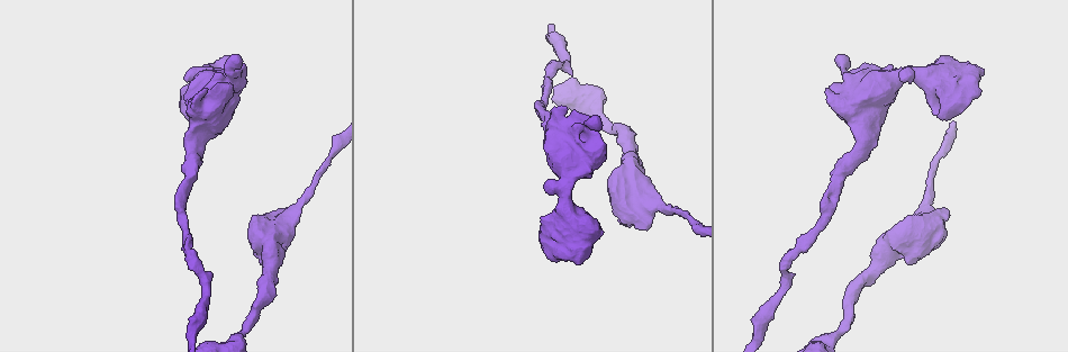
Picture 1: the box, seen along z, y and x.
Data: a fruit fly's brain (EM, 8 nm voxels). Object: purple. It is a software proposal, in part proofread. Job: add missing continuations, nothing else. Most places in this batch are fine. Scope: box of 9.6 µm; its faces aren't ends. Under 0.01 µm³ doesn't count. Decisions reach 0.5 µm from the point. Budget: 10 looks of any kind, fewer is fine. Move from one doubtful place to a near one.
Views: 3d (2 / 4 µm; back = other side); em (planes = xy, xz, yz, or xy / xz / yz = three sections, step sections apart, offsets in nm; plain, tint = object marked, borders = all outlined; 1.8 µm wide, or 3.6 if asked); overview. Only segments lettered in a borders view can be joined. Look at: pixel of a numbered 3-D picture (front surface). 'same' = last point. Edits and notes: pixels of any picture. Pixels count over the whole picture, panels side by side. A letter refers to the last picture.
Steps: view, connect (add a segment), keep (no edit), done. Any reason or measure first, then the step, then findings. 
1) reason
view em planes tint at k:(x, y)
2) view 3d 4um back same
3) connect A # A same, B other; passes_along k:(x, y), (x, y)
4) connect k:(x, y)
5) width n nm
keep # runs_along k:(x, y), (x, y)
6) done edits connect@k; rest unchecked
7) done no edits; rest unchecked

thick end
view em planes tint at 1:(237, 54)

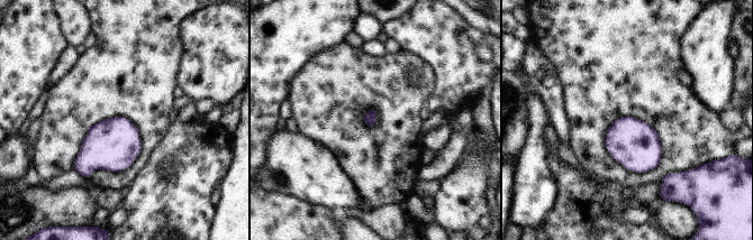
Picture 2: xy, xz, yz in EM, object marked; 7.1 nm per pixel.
what lies round it
view em planes borders same

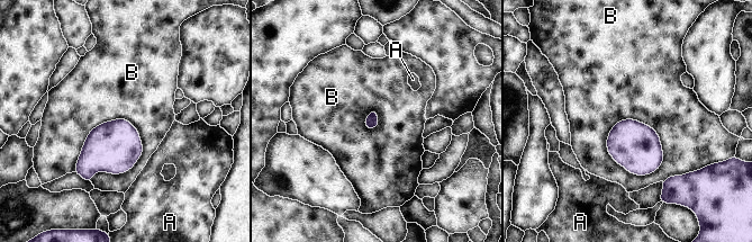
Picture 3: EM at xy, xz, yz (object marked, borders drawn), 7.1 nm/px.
keep # A other, B other; border 3:(136, 127), (98, 124), (73, 171); no lettered segment goes on from it

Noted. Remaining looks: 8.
view 3d 4um at 1:(936, 214)

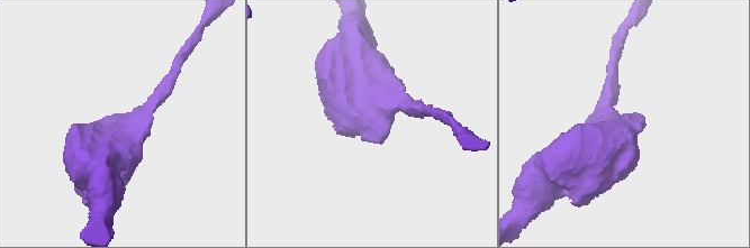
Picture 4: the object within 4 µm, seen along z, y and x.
view em 3.6um planes tint at 4:(621, 121)

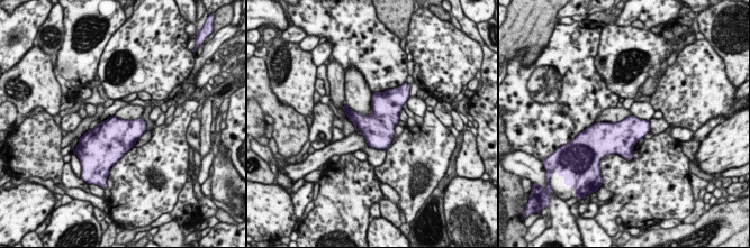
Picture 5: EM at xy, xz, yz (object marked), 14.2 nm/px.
view em 3.6um planes borders same

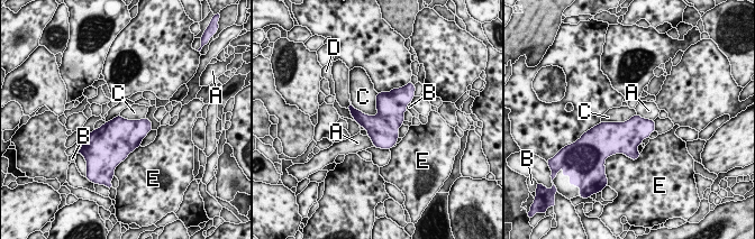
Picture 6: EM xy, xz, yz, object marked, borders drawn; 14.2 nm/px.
keep # A other, B other, C other, D other, E other; border 6:(349, 99), (363, 112), (378, 113); none of them fits

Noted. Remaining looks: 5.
stops while still wide
view 3d 4um at 1:(939, 117)

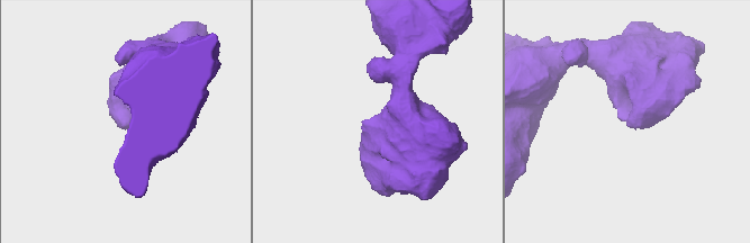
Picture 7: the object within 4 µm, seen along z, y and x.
shape alone is not enough
view em planes borders at 7:(627, 118)

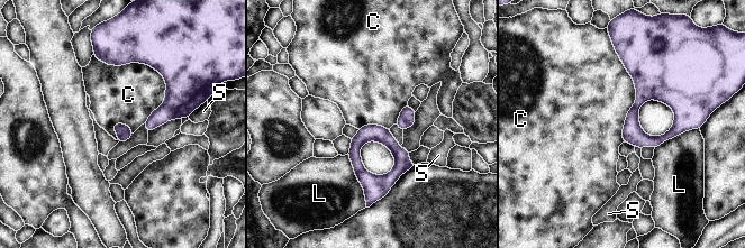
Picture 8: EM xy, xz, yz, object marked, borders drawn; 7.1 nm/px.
keep # C other, L other, S other; runs_along 8:(629, 57), (682, 109), (691, 126); none of them fits

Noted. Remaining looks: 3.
sudden change in width
view em planes borders at 1:(757, 335)

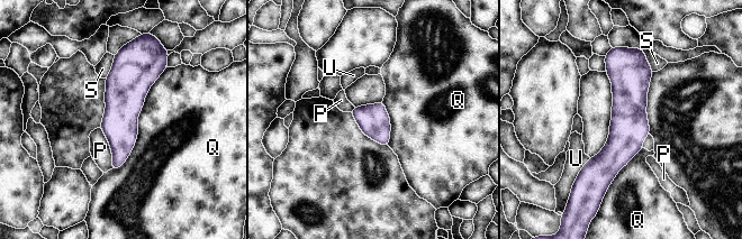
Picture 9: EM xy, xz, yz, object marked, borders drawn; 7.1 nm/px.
width 220 nm
keep # P other, Q other, S other, U other; border 9:(166, 66), (111, 169); no lettered segment goes on from it

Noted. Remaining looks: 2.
done no edits; rest unchecked

